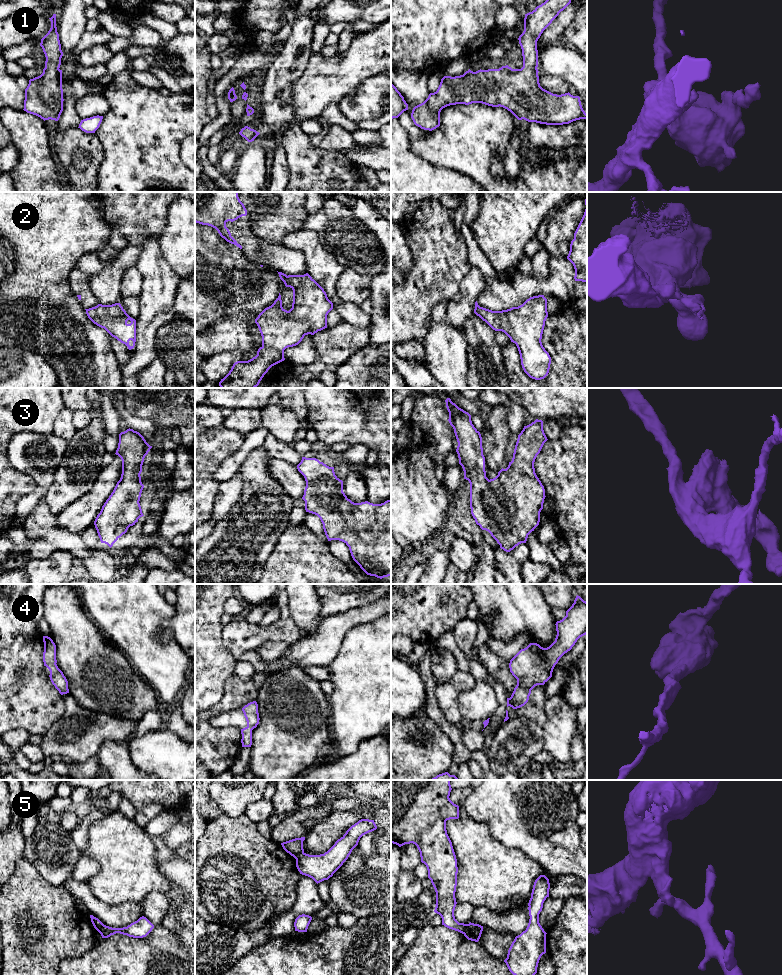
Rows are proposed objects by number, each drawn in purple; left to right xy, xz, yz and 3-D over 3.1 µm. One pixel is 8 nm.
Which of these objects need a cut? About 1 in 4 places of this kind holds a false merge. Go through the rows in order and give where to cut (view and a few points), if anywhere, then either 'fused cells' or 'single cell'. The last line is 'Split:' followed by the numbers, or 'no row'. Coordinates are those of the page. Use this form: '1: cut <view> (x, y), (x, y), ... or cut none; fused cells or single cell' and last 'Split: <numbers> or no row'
1: cut none; single cell
2: cut xz (287, 276), (283, 281); fused cells
3: cut none; single cell
4: cut none; single cell
5: cut yz (467, 924), (463, 933); fused cells
Split: 2, 5

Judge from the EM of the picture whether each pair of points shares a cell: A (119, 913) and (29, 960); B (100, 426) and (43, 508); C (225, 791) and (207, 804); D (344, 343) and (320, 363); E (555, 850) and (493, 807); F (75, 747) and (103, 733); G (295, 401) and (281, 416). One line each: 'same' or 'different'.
A: different
B: different
C: different
D: same
E: same
F: same
G: different

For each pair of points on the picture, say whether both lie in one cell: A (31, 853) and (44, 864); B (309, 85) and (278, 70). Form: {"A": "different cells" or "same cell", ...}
{"A": "same cell", "B": "different cells"}

